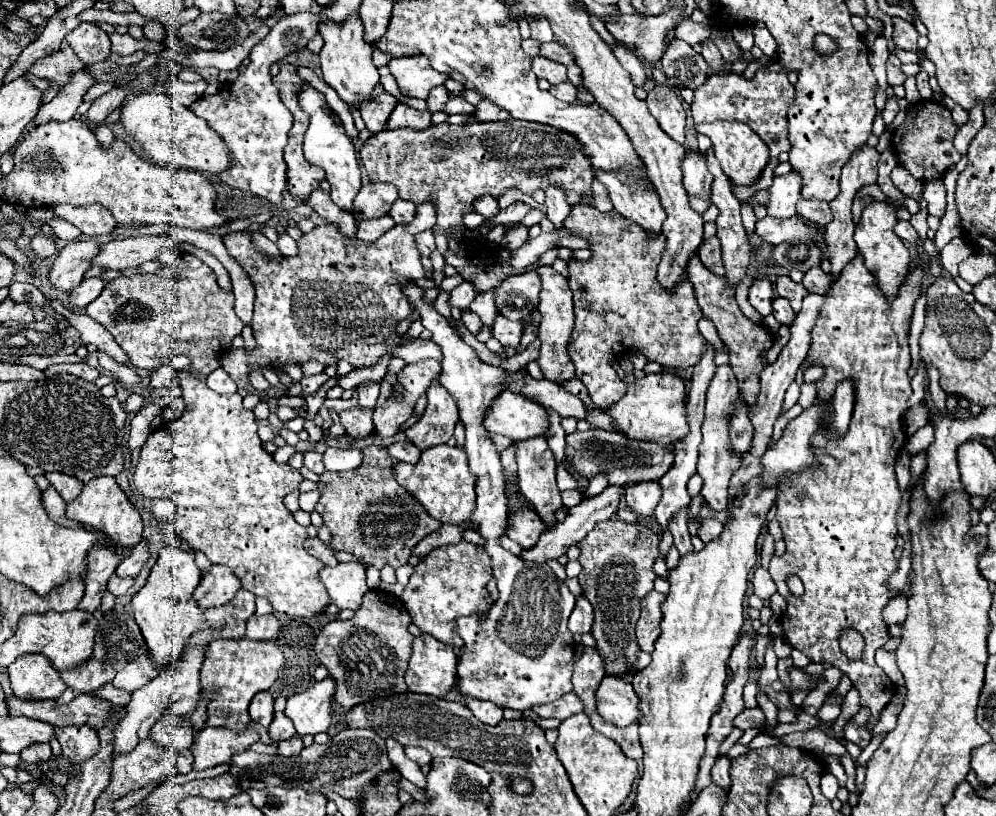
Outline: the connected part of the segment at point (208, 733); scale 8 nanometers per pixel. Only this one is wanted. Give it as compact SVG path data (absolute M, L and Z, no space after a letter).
M205 726L195 736L193 768L205 770L205 768L213 768L219 764L227 764L233 754L245 752L255 742L259 742L259 732L251 726L247 726L243 732L233 732L229 728Z

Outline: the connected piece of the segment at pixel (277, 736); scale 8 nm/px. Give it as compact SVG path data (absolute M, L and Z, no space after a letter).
M277 712L275 714L275 720L271 722L271 726L267 728L269 732L269 738L273 742L281 742L281 740L289 740L295 736L295 728L293 728L293 722L289 718L283 716L283 712Z

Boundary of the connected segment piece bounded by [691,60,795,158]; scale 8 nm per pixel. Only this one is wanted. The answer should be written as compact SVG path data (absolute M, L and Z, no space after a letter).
M769 60L765 66L757 68L755 76L749 80L729 70L713 72L707 78L707 82L695 90L691 112L695 112L693 114L695 124L715 122L719 118L745 122L767 144L771 158L777 158L781 152L789 152L791 148L787 140L787 110L793 104L793 96L795 96L795 88L787 80L785 68L779 62Z

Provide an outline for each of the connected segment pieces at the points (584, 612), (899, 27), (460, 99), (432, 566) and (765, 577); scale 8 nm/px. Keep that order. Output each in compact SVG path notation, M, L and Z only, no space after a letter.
M577 596L577 604L569 618L569 630L575 634L577 632L585 634L591 632L591 626L593 626L593 608L585 596Z
M893 18L893 42L897 48L919 52L917 38L919 38L919 34L911 22L901 20L901 18Z
M449 92L449 100L443 108L445 114L473 114L477 108L465 100L463 94L459 92Z
M459 542L435 548L429 556L419 562L405 586L401 600L411 614L413 624L435 636L437 640L461 648L463 642L455 632L457 616L471 616L475 612L487 612L491 604L487 602L487 582L491 580L491 558L483 546Z
M757 568L755 574L753 574L753 580L751 580L751 586L753 586L753 592L759 596L759 598L771 598L777 588L775 588L775 582L771 580L771 574L765 570L765 568Z

